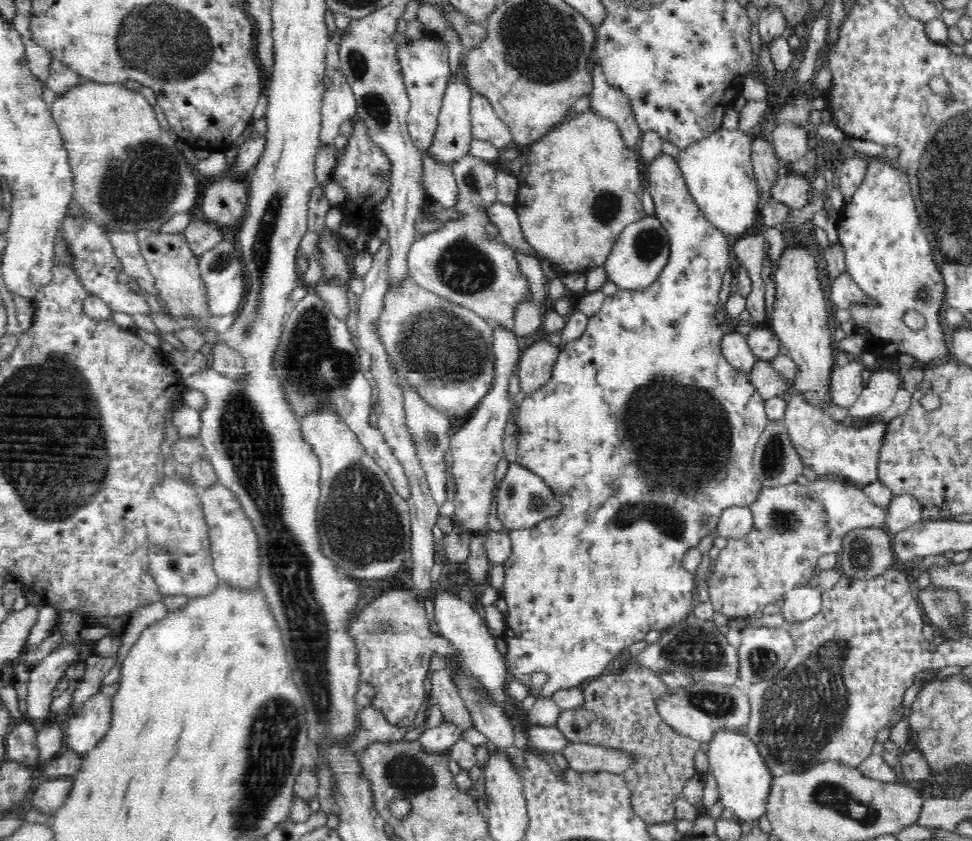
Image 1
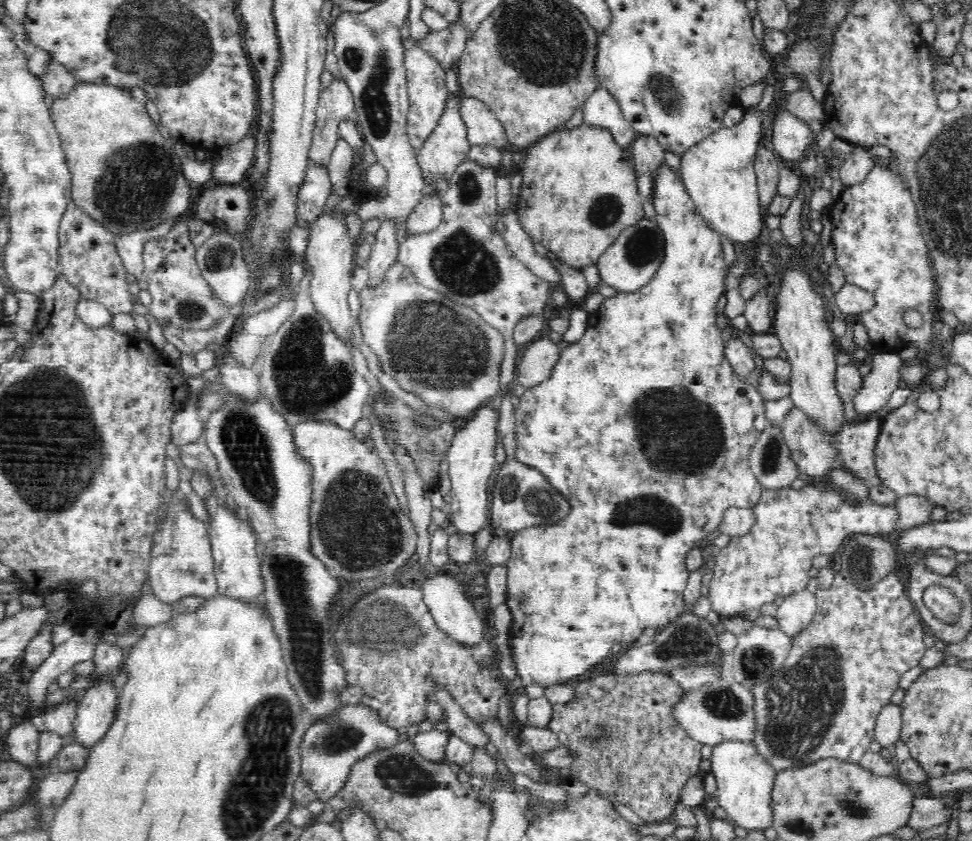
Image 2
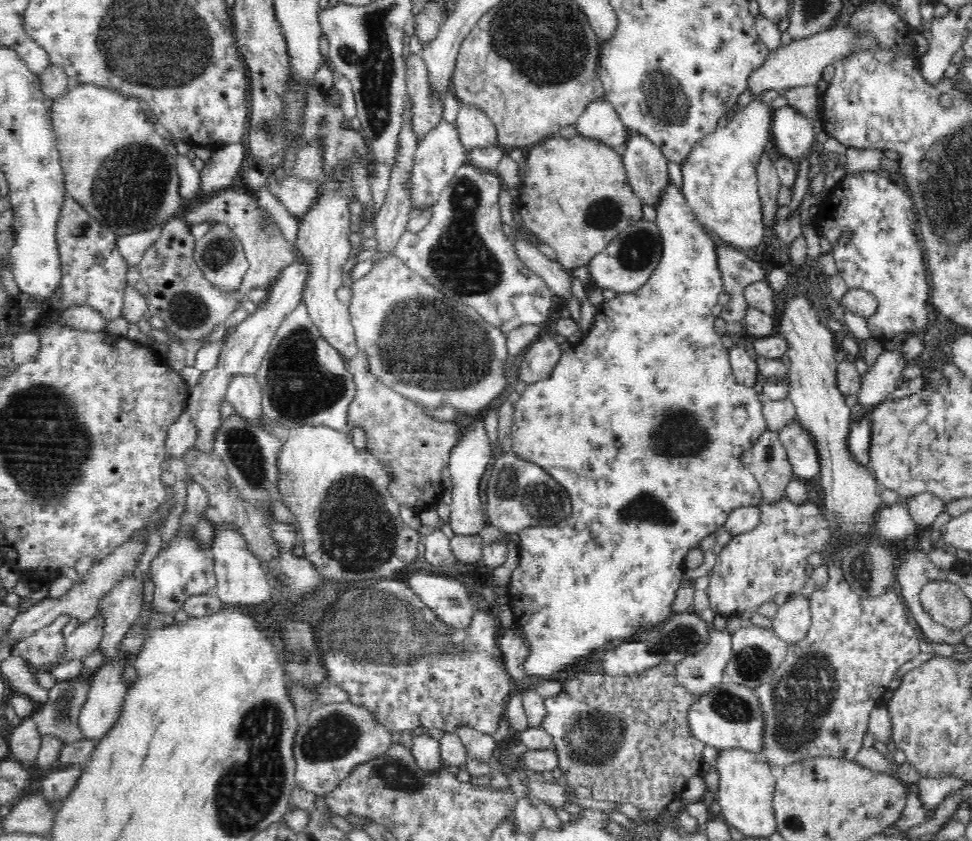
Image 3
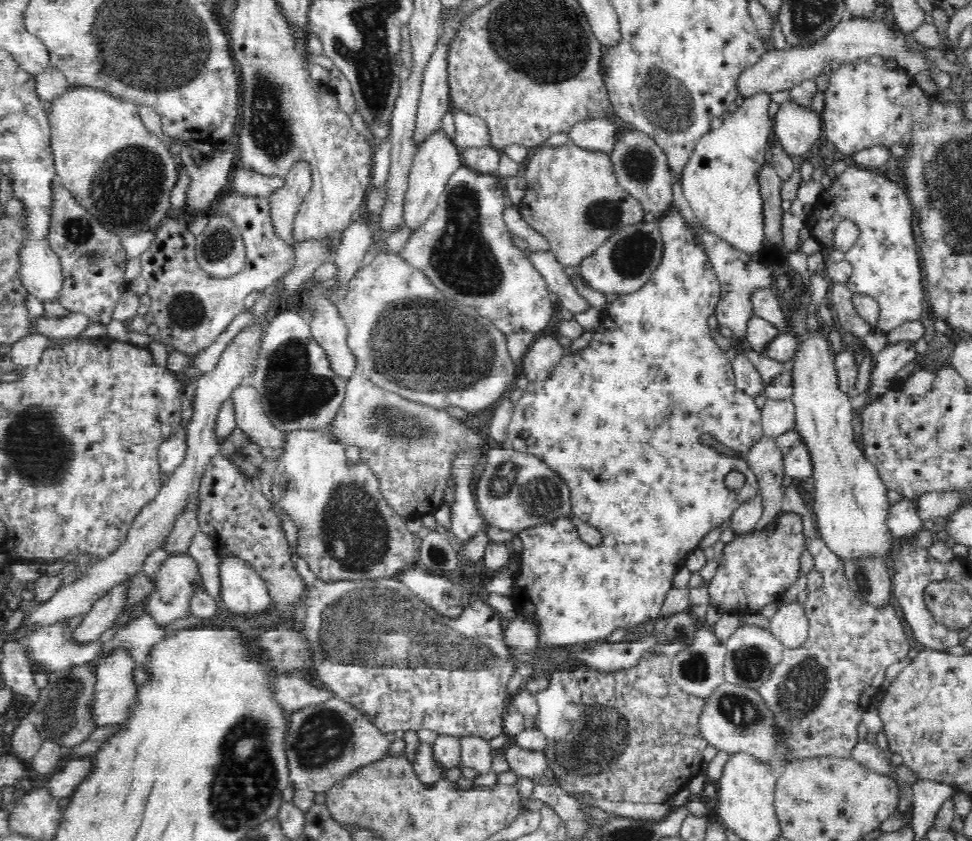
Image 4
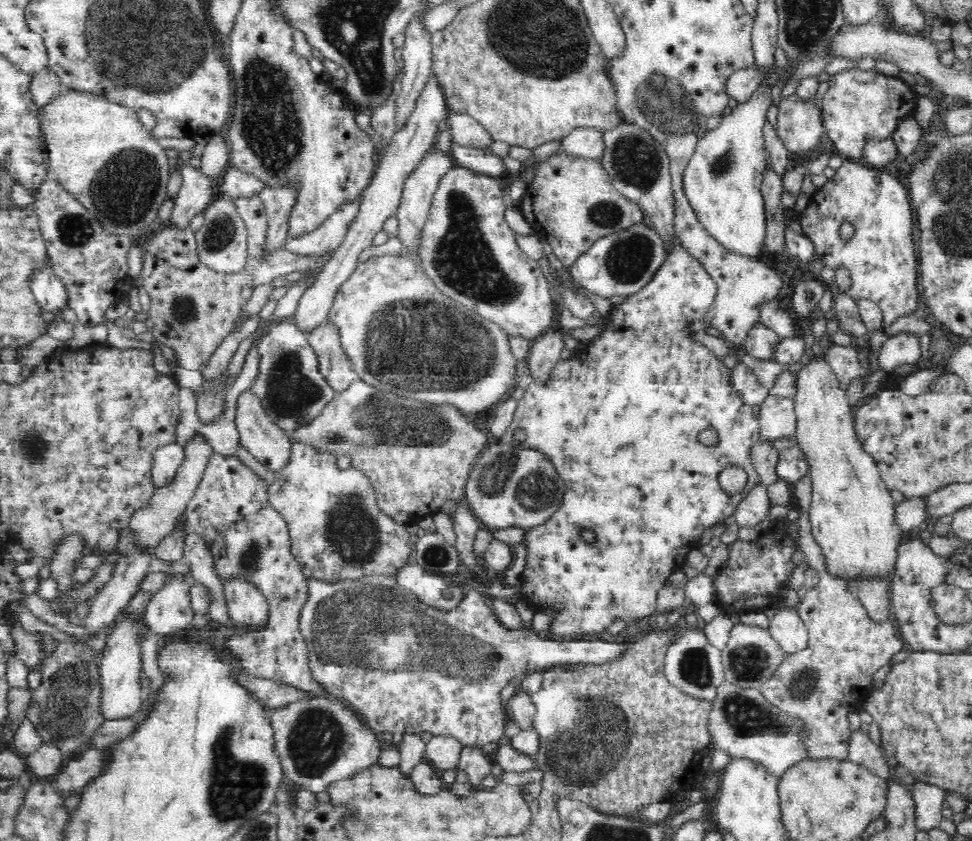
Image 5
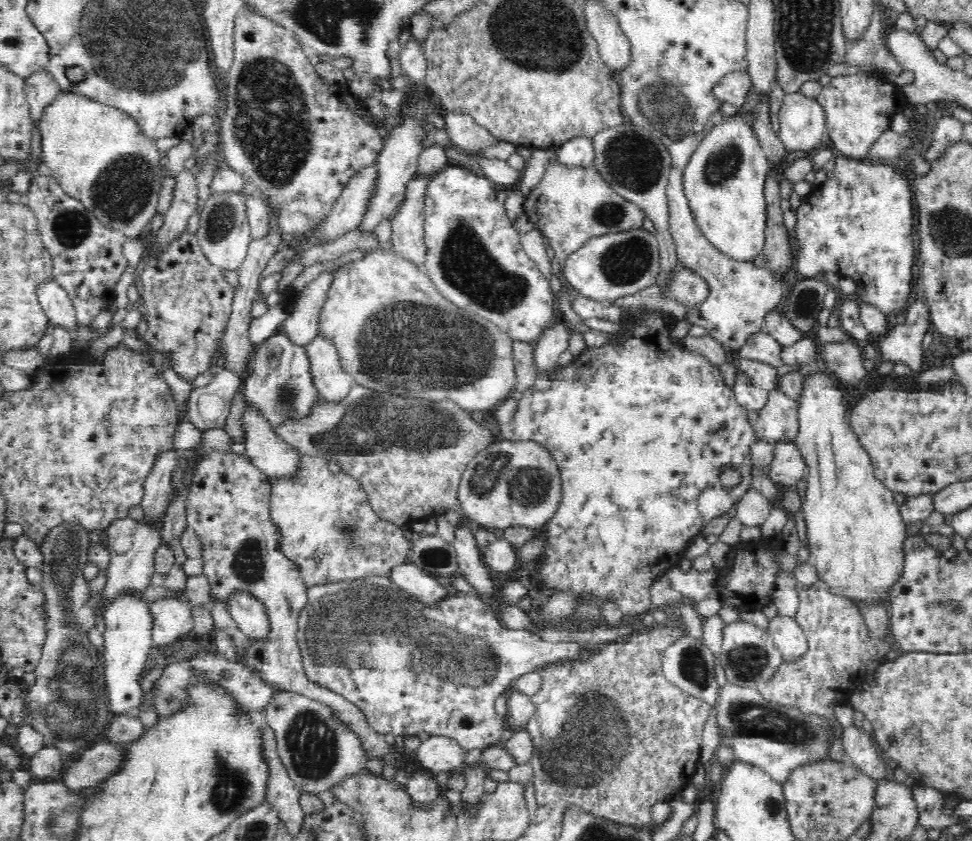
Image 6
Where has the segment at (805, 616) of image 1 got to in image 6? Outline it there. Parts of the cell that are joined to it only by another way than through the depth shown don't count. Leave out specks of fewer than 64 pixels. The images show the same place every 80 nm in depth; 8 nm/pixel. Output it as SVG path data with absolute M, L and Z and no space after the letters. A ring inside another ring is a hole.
M775 616L769 620L767 632L779 650L783 662L797 662L809 650L806 635L798 627L795 617Z

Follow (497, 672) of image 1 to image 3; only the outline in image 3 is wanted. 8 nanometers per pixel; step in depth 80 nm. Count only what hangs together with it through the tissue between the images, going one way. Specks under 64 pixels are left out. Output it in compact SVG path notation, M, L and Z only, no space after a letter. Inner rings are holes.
M431 571L412 572L406 580L411 591L434 614L448 626L464 630L468 625L474 606L466 594L466 588L450 578L433 576Z

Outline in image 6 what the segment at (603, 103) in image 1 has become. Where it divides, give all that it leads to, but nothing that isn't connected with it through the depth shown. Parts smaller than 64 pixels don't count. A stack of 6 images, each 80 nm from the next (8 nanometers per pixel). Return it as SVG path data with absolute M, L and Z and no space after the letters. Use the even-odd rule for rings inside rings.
M578 136L556 148L556 162L566 169L590 169L594 164L594 147L590 138Z

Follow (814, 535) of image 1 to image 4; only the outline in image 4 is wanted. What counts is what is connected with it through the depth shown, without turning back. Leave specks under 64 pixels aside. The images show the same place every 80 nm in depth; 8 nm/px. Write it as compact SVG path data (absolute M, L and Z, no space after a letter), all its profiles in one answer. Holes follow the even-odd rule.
M903 498L898 504L891 505L888 527L892 529L896 538L916 533L922 529L917 498ZM783 508L764 530L735 535L719 554L717 574L707 579L711 605L721 612L744 614L775 602L779 594L799 578L799 556L806 551L804 537L802 515L787 508Z

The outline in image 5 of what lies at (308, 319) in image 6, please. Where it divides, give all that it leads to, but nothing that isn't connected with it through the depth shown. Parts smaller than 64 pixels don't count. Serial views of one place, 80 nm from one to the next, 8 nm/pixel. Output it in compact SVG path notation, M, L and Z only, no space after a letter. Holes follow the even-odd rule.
M430 74L430 81L424 87L424 91L416 100L412 114L408 116L406 124L397 128L390 142L386 144L384 156L377 161L369 184L360 194L361 204L358 218L351 223L350 231L342 244L333 252L332 258L324 264L324 270L316 276L316 280L310 284L300 297L296 310L291 316L291 323L302 333L310 335L320 324L327 322L328 309L332 306L336 291L343 280L351 273L353 268L360 263L359 256L364 248L372 244L372 239L380 232L388 218L394 216L400 206L403 188L406 179L425 158L431 145L435 141L436 132L440 122L446 122L447 106L442 95L442 88L436 85L433 74Z

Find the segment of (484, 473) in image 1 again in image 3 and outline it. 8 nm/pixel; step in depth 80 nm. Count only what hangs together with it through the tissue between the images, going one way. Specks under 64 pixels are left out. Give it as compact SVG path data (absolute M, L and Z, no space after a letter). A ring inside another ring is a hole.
M482 415L475 420L465 431L464 437L453 448L453 453L449 458L449 472L452 480L452 490L447 494L447 502L451 508L449 523L458 536L472 536L478 534L488 525L486 522L485 507L482 506L482 497L478 481L481 480L482 473L489 466L492 458L491 446L488 435L484 427Z

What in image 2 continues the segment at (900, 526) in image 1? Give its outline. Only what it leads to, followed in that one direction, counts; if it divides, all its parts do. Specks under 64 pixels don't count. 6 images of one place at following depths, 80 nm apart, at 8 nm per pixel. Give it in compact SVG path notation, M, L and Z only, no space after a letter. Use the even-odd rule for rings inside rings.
M906 495L894 504L900 513L900 523L904 528L912 528L930 523L935 504L926 495Z

